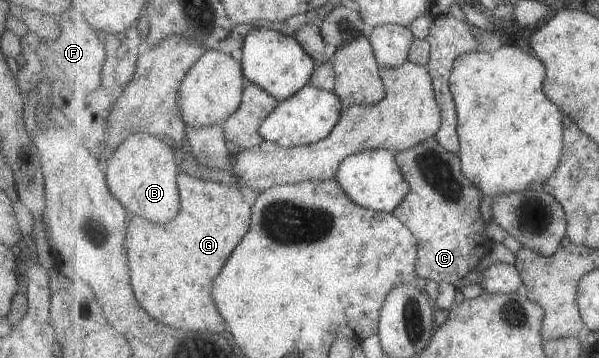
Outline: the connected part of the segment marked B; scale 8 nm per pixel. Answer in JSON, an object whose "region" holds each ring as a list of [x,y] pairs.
{"region":[[[136,132],[113,153],[108,169],[108,185],[122,205],[154,223],[170,223],[182,209],[178,189],[179,149],[169,140],[148,132]]]}

